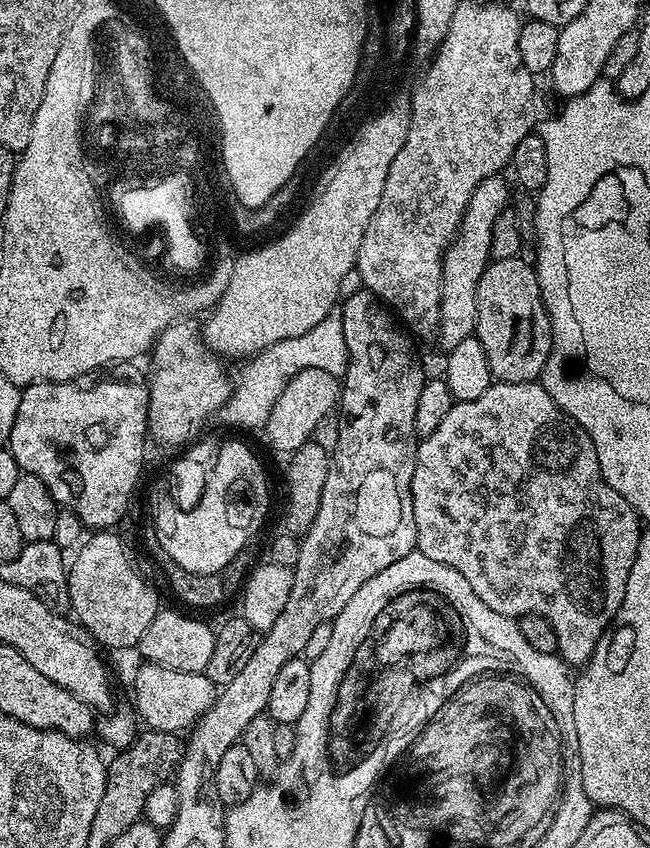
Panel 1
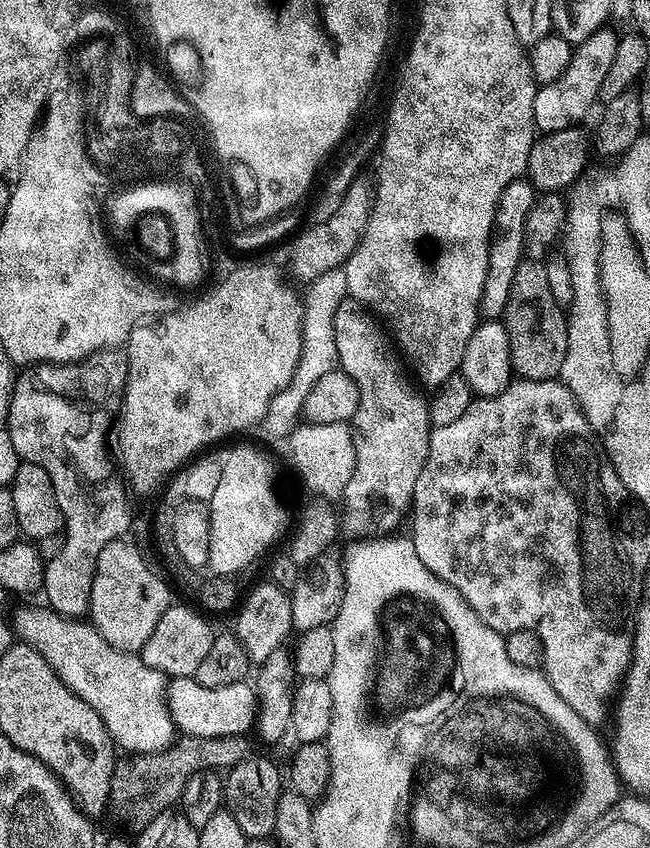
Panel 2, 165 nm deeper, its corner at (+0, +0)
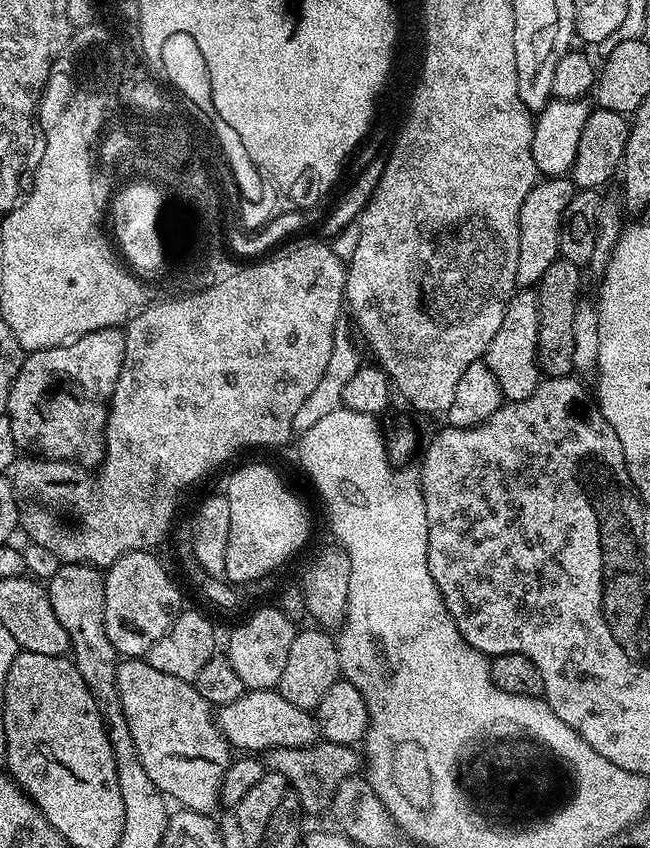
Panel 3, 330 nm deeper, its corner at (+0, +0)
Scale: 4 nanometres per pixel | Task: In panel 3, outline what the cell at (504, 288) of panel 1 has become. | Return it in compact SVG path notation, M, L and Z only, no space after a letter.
M557 258L546 270L538 285L538 307L540 325L538 326L538 355L545 377L572 376L574 372L574 312L582 297L580 291L581 265Z

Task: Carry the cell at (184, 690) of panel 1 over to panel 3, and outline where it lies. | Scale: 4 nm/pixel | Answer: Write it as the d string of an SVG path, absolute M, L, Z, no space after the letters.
M257 688L246 690L238 702L222 705L215 713L220 733L228 739L233 749L244 754L262 754L266 749L278 746L306 746L318 740L316 717L311 711L286 702L279 690Z

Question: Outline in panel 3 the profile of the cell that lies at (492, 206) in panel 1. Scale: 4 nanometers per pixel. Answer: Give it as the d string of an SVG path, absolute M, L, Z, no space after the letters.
M544 178L526 194L520 211L520 249L518 250L518 270L516 283L528 290L539 285L540 280L550 270L550 266L560 254L560 227L566 210L576 196L578 189L568 178Z

